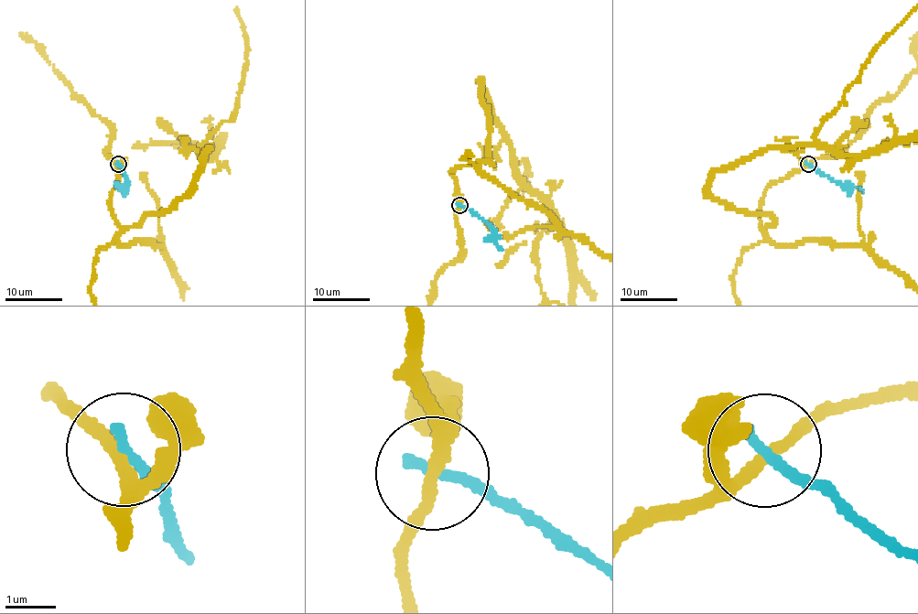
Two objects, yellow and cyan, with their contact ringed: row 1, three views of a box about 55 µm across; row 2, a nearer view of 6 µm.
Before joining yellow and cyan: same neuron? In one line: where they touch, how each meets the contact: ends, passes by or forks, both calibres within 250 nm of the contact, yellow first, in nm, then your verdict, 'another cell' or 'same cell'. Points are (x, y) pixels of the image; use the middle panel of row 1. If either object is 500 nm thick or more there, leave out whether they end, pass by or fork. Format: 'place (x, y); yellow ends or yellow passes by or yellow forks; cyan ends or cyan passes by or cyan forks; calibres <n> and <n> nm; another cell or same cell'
place (459, 205); yellow passes by; cyan ends; calibres 240 and 240 nm; another cell

